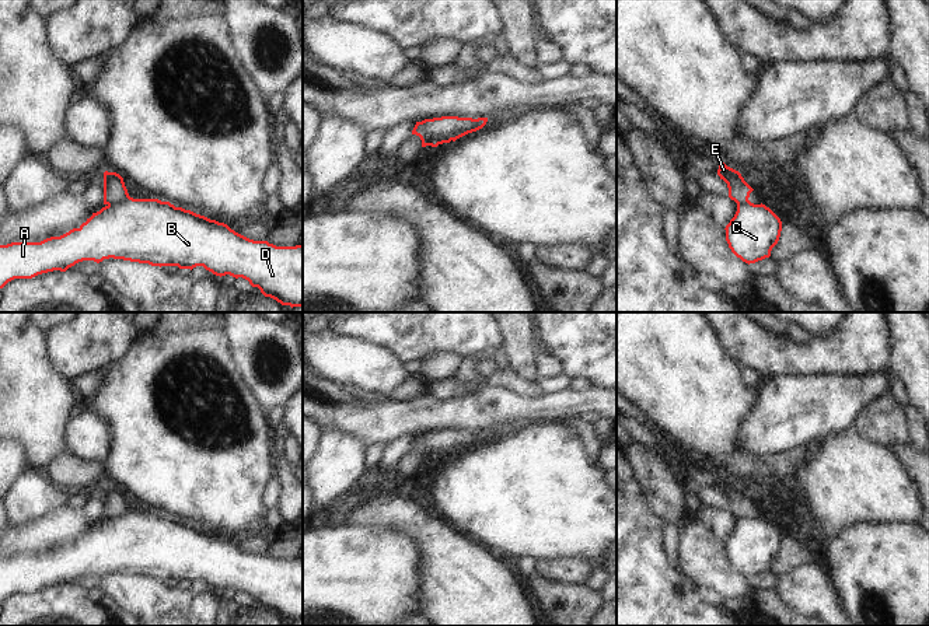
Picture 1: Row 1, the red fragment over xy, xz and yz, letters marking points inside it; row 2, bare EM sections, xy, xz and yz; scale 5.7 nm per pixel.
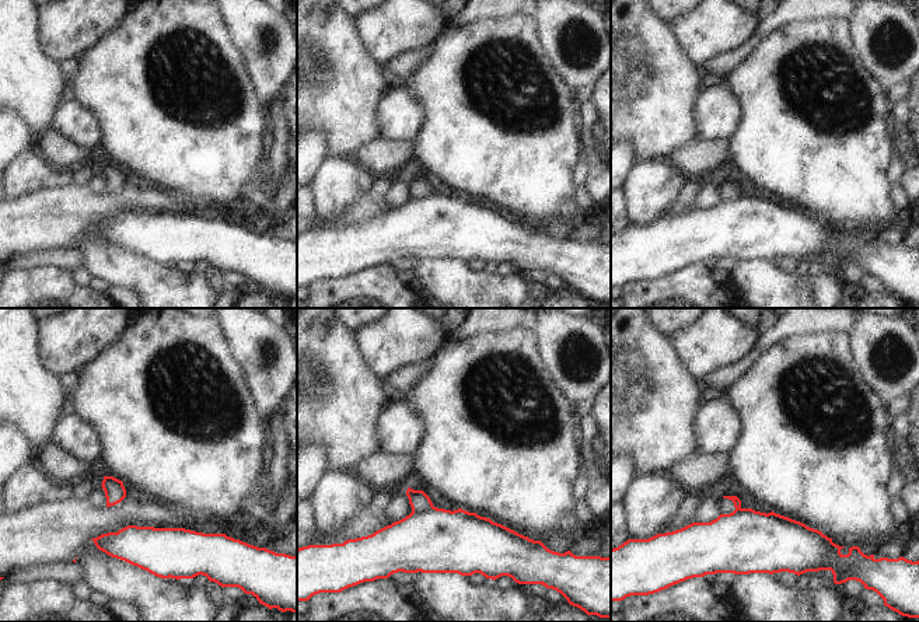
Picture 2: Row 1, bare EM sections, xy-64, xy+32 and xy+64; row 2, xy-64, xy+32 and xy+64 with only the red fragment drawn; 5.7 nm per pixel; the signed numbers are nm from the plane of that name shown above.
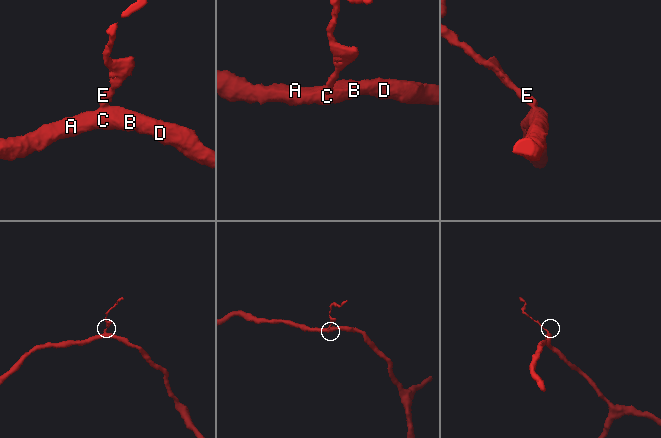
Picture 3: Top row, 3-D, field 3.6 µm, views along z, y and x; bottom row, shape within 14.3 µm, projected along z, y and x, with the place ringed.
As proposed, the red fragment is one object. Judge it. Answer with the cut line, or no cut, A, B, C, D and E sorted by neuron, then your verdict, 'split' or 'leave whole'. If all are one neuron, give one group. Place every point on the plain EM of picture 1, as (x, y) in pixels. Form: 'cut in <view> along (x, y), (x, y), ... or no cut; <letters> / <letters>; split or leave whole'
cut in xy along (129, 510), (108, 518); A B C D / E; split

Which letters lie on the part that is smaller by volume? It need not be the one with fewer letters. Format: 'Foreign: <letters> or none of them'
Foreign: E

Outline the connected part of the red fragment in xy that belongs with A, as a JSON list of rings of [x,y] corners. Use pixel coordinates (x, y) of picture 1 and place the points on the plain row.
[[[130,510],[92,527],[78,542],[60,550],[0,559],[0,602],[14,592],[32,592],[53,584],[66,585],[83,574],[99,577],[109,571],[191,584],[203,580],[220,591],[242,591],[282,619],[303,622],[303,559],[276,560],[268,555],[254,555],[224,536],[175,521],[170,515]]]

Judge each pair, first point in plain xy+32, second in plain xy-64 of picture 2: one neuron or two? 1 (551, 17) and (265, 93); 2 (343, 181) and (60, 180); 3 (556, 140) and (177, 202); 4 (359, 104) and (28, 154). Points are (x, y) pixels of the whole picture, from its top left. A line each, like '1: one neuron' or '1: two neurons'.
1: one neuron
2: one neuron
3: two neurons
4: two neurons

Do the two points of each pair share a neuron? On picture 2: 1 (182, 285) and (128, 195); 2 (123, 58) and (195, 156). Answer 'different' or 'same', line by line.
1: different
2: same

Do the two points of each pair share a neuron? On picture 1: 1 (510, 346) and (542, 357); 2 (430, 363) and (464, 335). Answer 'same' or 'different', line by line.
1: different
2: different

